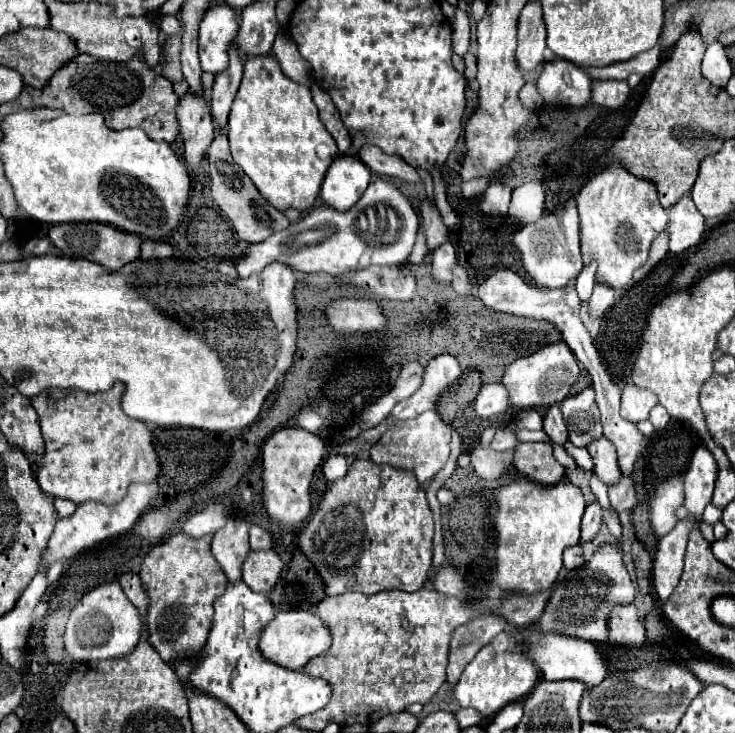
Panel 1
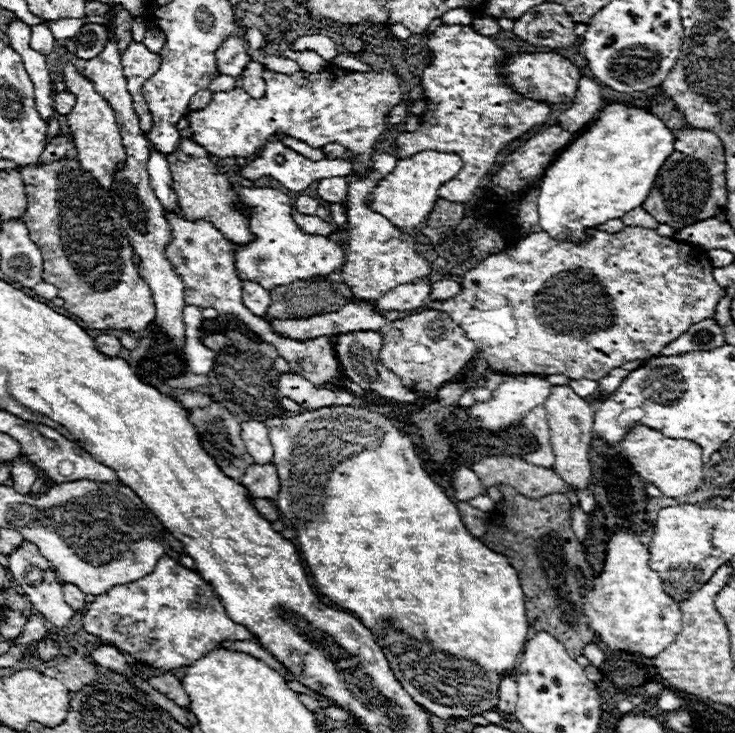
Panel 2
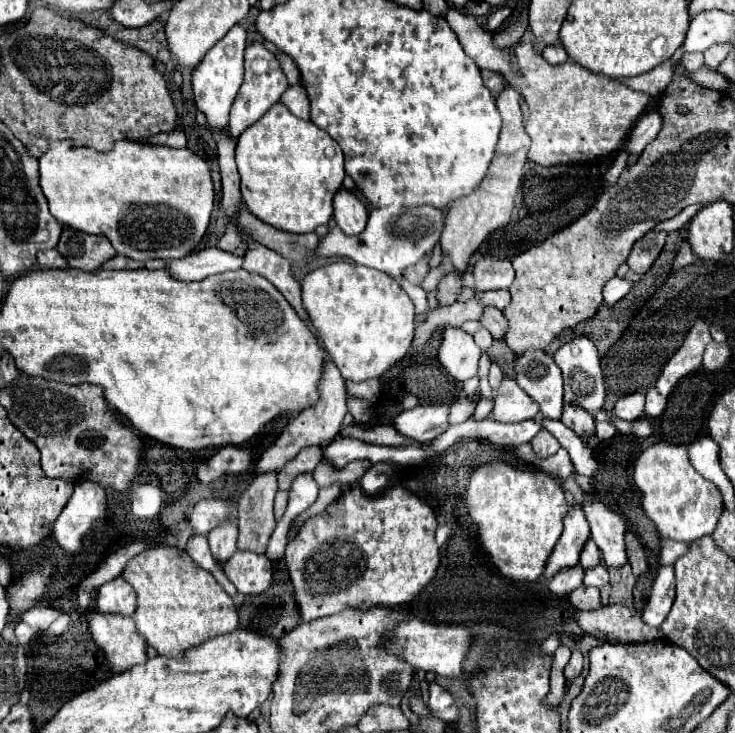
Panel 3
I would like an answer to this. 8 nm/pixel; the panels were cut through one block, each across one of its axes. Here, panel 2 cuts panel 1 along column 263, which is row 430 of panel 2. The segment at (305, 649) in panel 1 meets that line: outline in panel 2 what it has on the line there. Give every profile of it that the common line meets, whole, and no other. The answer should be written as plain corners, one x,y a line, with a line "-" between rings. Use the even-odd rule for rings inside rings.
636,426
622,440
622,452
630,460
632,468
640,474
644,482
650,482
660,488
660,492
668,498
682,498
692,494
704,478
704,460
702,448
694,442
678,442
666,438
658,430
650,430
646,426

